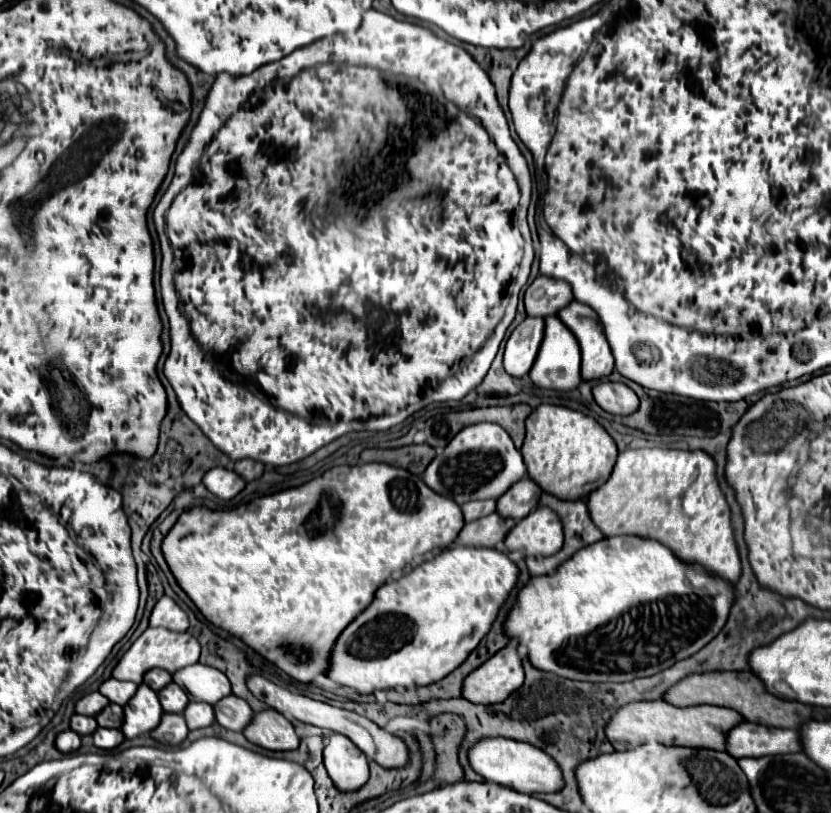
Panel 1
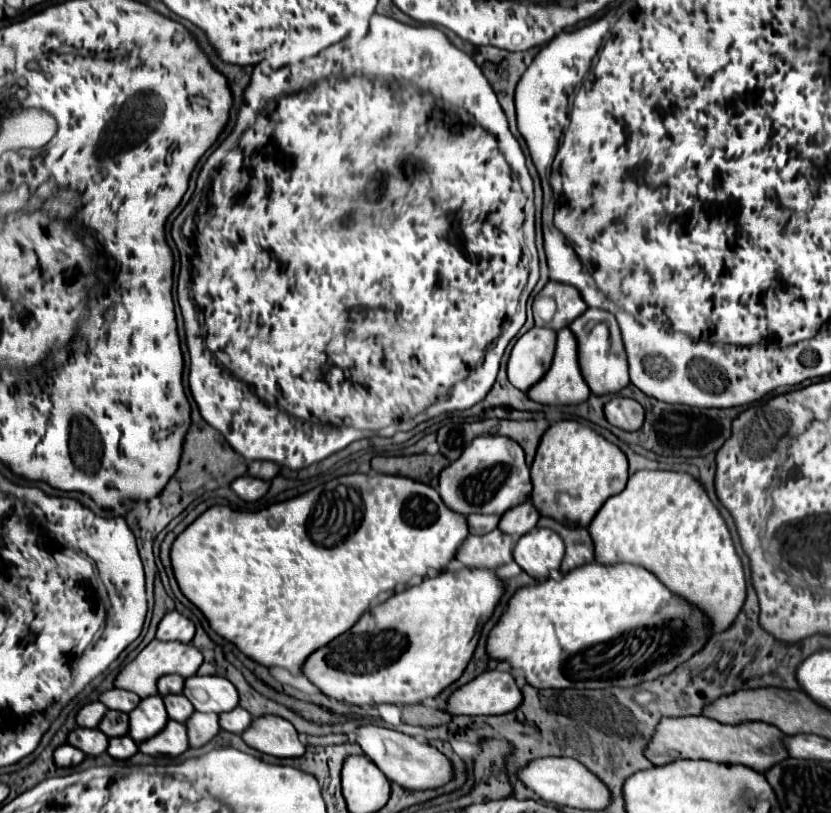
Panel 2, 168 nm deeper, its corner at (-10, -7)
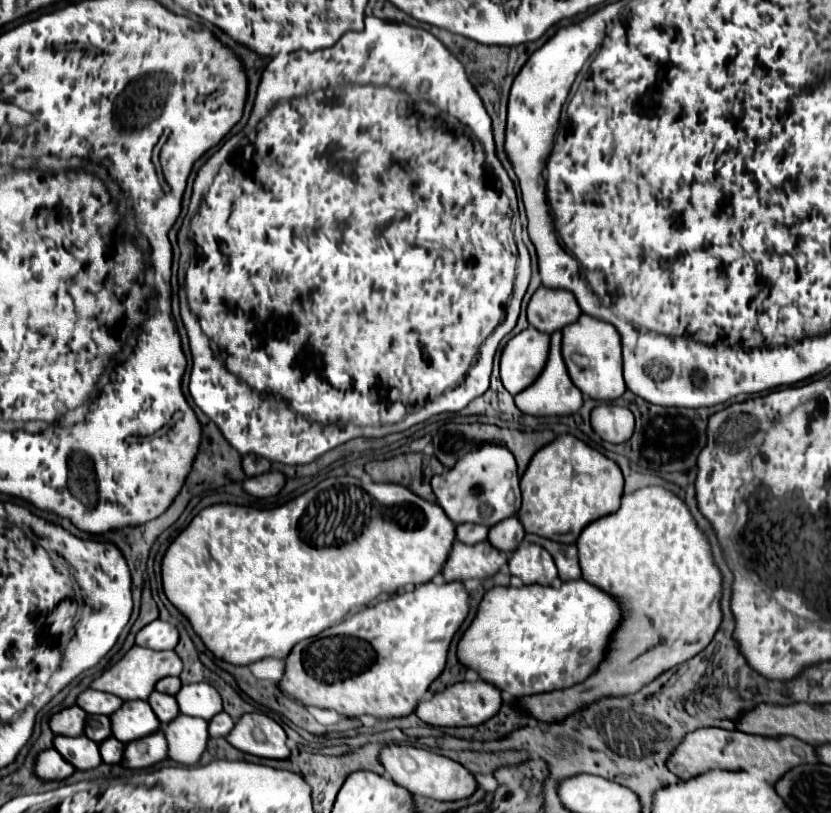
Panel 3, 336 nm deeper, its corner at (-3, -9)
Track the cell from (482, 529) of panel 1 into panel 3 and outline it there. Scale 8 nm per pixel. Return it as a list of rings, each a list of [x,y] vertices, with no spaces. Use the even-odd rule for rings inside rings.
[[[488,540],[466,546],[454,542],[452,552],[444,564],[442,576],[446,582],[464,582],[470,578],[490,578],[508,562],[508,554],[496,550]]]

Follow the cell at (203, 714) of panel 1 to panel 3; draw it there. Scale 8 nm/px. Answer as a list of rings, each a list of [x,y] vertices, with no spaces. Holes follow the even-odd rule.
[[[178,714],[172,722],[168,722],[164,734],[168,738],[168,758],[190,766],[196,764],[206,750],[208,722]]]

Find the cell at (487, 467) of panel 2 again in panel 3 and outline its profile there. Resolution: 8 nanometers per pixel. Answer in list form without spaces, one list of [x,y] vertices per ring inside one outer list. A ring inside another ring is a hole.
[[[484,444],[456,462],[456,466],[444,474],[432,478],[432,492],[438,504],[454,524],[472,522],[492,528],[504,518],[516,516],[520,510],[520,486],[516,474],[516,460],[506,446]]]

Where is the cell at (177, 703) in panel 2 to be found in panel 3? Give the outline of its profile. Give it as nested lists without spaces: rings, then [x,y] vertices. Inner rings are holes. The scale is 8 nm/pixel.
[[[152,692],[148,698],[148,704],[152,706],[152,712],[156,714],[156,718],[162,724],[168,724],[170,720],[174,720],[178,716],[178,702],[174,696],[170,694],[160,694],[160,692]]]

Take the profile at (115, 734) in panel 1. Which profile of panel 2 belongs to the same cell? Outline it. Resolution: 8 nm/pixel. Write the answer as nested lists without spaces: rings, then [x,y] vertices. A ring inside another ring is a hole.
[[[119,736],[115,740],[109,740],[107,752],[115,760],[127,760],[137,752],[137,744],[129,736]]]

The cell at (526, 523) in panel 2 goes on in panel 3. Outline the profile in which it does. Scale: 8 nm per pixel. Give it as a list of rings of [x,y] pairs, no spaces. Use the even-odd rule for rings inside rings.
[[[516,516],[506,518],[504,522],[498,522],[496,526],[490,528],[490,534],[488,534],[488,542],[492,542],[492,546],[496,546],[500,552],[506,552],[506,554],[514,552],[522,540],[524,540],[524,528]]]

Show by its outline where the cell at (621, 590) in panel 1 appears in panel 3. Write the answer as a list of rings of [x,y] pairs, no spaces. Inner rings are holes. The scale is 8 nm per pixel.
[[[580,580],[562,582],[558,588],[552,586],[494,586],[486,590],[478,612],[466,632],[462,634],[456,654],[458,662],[466,668],[478,672],[484,682],[494,684],[498,690],[508,692],[516,698],[542,694],[548,690],[568,688],[584,682],[598,662],[602,662],[608,640],[620,624],[620,606],[618,602],[602,592],[600,588]]]

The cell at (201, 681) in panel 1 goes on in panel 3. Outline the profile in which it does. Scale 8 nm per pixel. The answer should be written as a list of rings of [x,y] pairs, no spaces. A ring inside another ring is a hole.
[[[206,682],[186,684],[176,694],[176,702],[180,706],[180,712],[186,716],[196,716],[210,720],[218,712],[222,712],[222,698],[216,692],[214,686],[208,686]]]

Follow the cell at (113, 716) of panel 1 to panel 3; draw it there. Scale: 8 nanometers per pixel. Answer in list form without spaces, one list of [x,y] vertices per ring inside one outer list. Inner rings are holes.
[[[90,714],[90,716],[86,718],[86,724],[84,724],[84,736],[92,738],[96,744],[100,744],[102,740],[110,738],[110,736],[112,736],[110,718],[108,718],[108,716],[96,716],[96,714]]]

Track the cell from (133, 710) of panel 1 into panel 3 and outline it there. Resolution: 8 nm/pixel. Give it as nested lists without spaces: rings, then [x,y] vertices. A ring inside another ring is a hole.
[[[144,700],[124,702],[120,710],[116,710],[116,714],[112,714],[110,718],[112,718],[112,736],[124,744],[160,730],[156,714],[152,714],[150,704]]]

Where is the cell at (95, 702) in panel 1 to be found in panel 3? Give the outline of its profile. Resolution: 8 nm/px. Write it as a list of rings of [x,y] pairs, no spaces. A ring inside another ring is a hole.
[[[70,706],[70,708],[64,708],[60,710],[58,714],[54,714],[50,718],[50,730],[54,732],[54,736],[80,736],[84,732],[84,718],[86,718],[86,712],[78,706]]]

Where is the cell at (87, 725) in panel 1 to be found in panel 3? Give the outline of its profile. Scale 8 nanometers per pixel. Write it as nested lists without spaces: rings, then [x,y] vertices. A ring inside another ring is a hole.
[[[56,736],[54,738],[54,748],[78,770],[92,770],[92,768],[102,764],[98,744],[92,742],[90,738],[84,738],[84,736],[76,736],[76,738]]]

